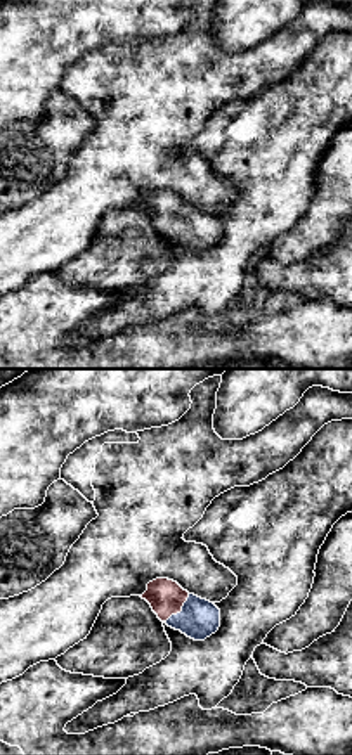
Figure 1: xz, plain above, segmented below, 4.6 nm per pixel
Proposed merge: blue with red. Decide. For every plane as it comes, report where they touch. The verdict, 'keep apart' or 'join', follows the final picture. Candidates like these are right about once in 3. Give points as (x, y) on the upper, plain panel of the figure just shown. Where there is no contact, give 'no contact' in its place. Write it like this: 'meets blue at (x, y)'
meets blue at (182, 222)

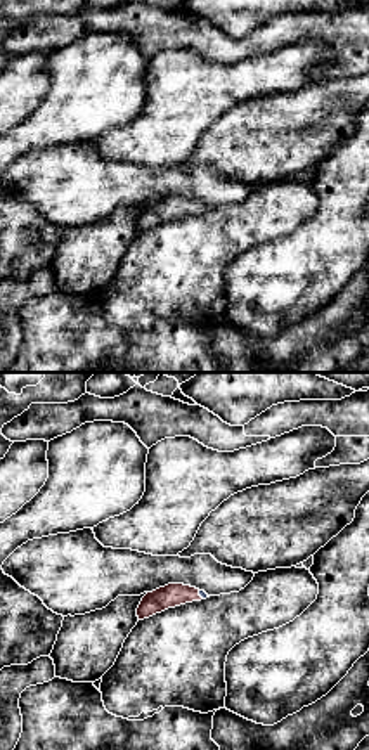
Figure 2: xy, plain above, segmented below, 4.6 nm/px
meets blue at (200, 206)

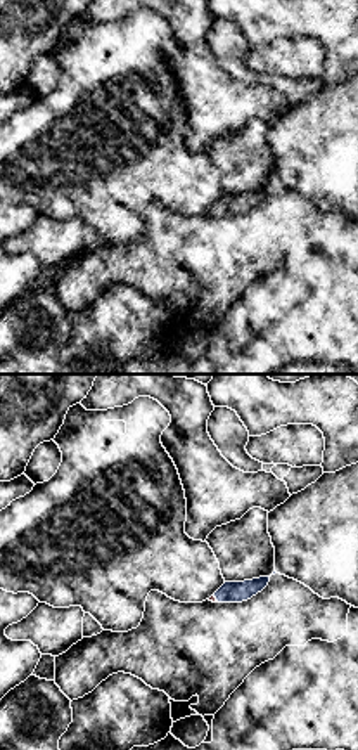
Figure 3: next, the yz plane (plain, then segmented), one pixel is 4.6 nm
meets blue at (215, 208)

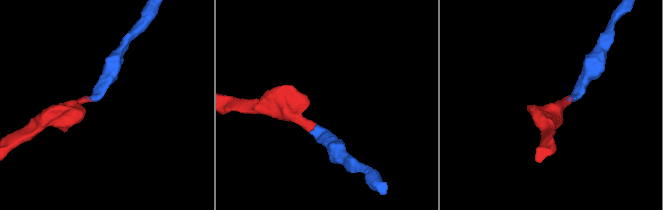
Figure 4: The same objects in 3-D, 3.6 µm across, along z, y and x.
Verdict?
join

